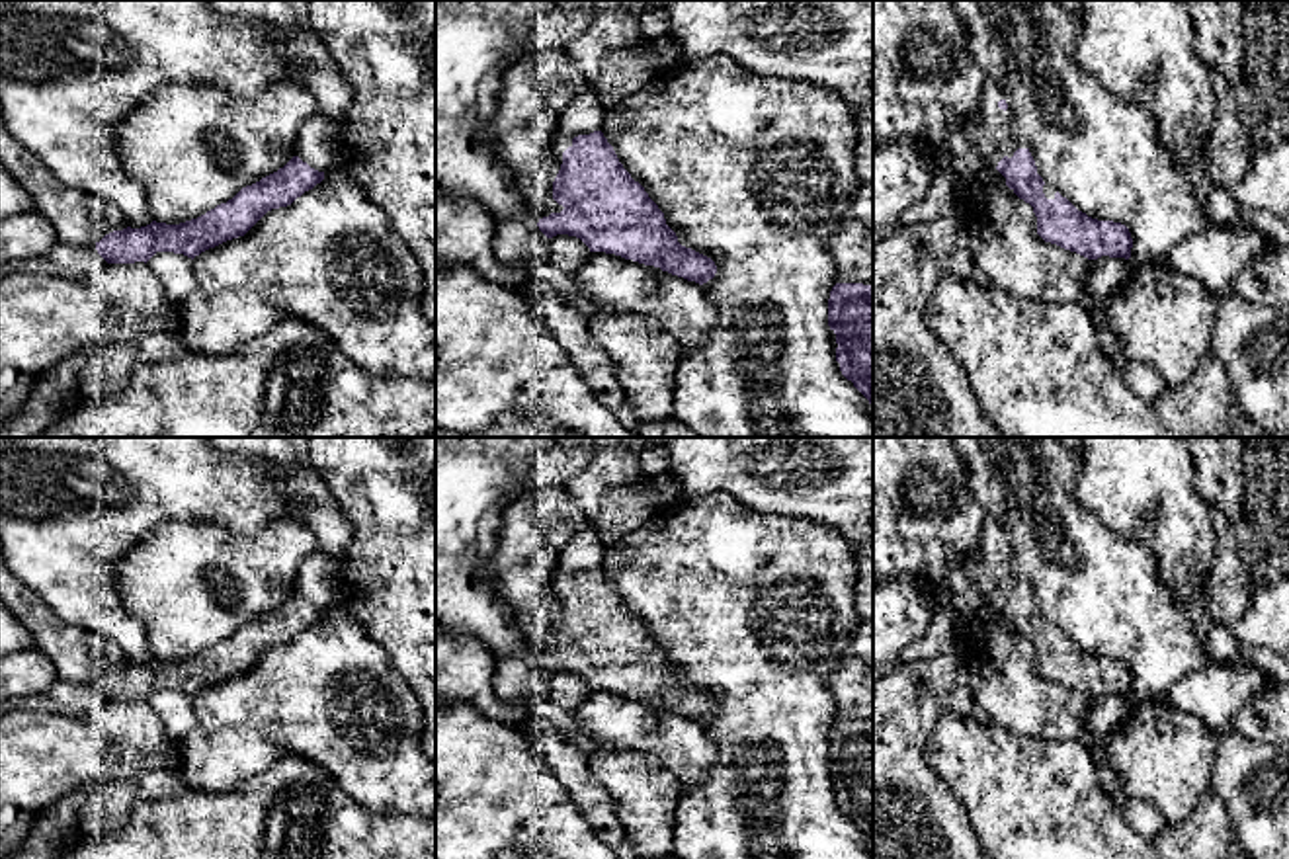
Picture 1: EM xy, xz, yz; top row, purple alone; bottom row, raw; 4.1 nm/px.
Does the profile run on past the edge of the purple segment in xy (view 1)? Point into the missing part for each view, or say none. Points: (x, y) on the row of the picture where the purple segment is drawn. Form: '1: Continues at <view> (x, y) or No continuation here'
1: No continuation here

